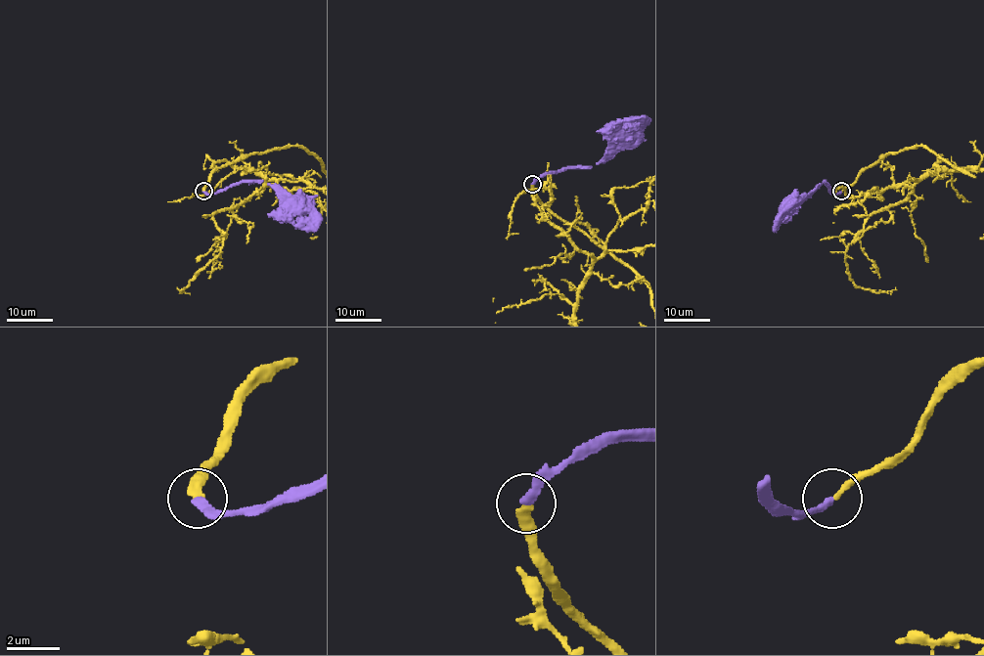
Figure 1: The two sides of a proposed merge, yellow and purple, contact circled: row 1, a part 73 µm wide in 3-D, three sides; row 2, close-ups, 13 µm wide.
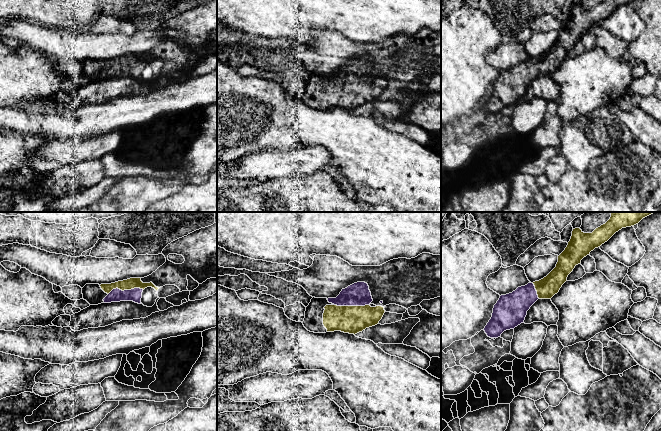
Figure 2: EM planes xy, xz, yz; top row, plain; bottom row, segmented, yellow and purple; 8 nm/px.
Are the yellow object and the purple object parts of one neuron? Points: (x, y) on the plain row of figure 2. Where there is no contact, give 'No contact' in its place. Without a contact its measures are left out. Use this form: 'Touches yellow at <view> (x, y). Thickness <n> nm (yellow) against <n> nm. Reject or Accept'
Touches yellow at xz (352, 82). Thickness 220 nm (yellow) against 190 nm. Accept

